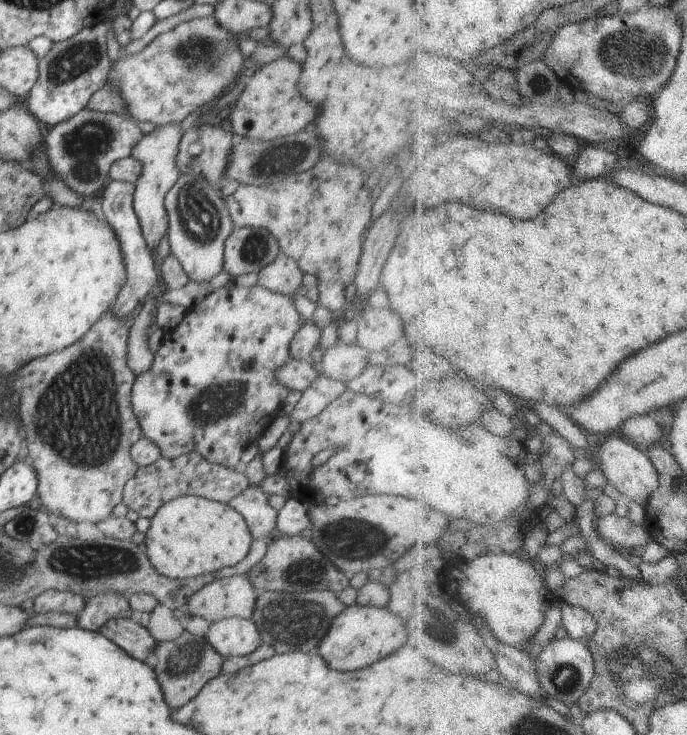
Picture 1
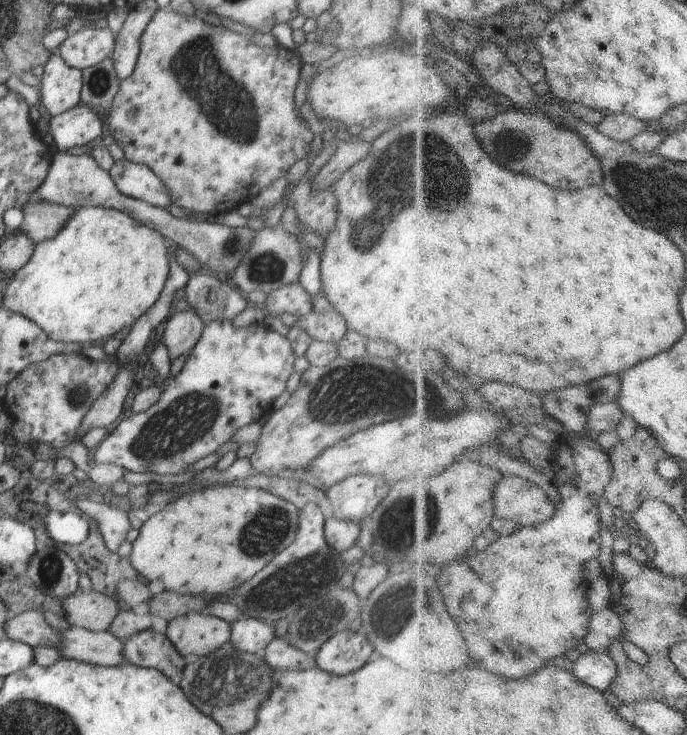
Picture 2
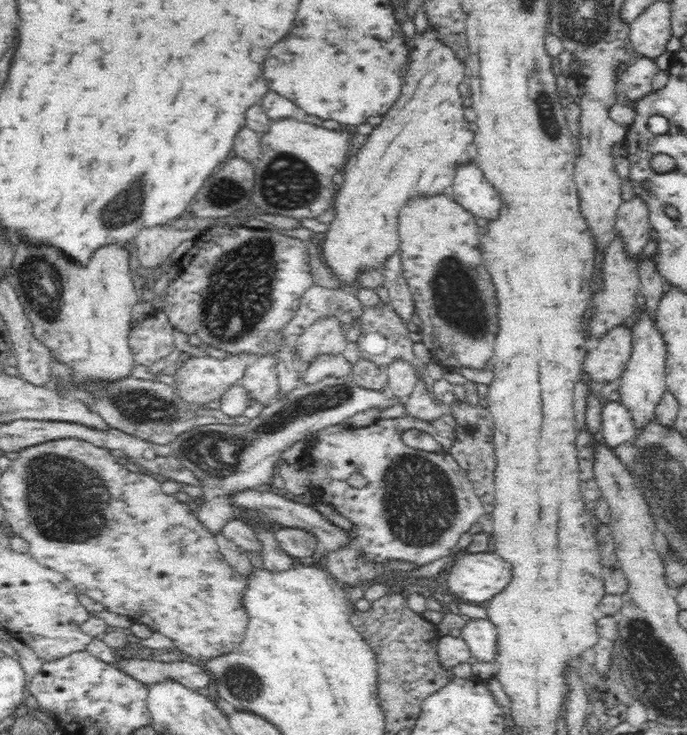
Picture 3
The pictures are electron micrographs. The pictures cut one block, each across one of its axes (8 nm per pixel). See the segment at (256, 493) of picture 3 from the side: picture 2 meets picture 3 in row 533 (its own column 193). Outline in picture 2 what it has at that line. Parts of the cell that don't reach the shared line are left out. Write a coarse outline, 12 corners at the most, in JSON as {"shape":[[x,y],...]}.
{"shape":[[192,308],[173,311],[162,343],[170,360],[190,356],[206,322]]}

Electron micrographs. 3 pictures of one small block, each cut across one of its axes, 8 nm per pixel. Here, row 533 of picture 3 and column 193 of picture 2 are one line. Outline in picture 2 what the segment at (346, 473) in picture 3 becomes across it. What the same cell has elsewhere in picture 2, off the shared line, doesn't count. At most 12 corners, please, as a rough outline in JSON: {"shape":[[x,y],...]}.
{"shape":[[206,322],[159,400],[95,464],[180,474],[272,411],[297,356]]}

